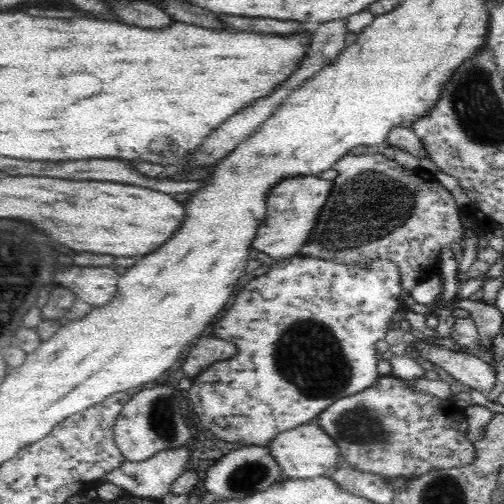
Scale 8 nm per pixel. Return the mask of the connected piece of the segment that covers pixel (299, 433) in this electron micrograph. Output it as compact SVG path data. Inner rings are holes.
M315 421L278 433L268 444L267 449L276 459L282 475L287 479L308 479L323 476L340 462L339 446L334 439Z

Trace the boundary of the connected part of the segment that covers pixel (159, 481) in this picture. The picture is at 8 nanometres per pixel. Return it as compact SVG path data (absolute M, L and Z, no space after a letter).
M180 446L180 448L174 448L174 450L160 450L151 458L141 462L125 460L116 470L106 474L100 482L111 482L136 498L146 497L157 500L170 493L174 481L185 472L188 460L190 460L190 449L186 446Z

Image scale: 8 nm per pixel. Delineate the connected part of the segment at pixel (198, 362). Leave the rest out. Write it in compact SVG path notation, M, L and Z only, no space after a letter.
M198 338L182 365L184 376L192 379L212 363L222 362L236 353L236 345L227 340Z

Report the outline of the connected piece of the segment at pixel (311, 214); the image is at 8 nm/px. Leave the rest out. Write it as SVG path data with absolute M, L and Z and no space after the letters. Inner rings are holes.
M316 176L290 177L276 184L272 192L268 192L266 206L268 214L260 222L260 230L252 242L252 248L264 252L272 258L288 258L298 252L300 246L306 244L308 236L313 233L320 210L328 200L332 190L332 181Z

